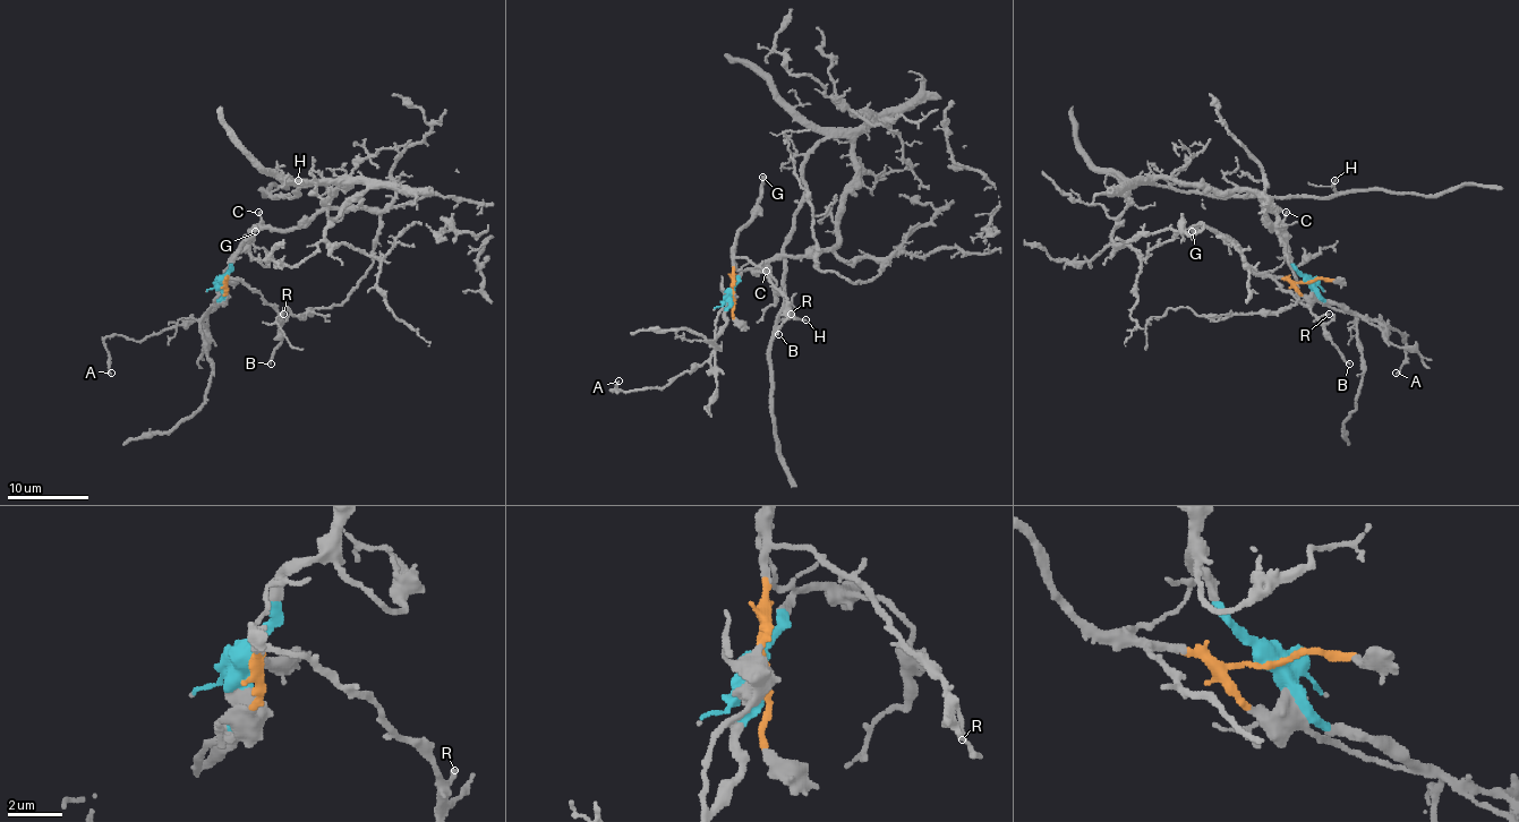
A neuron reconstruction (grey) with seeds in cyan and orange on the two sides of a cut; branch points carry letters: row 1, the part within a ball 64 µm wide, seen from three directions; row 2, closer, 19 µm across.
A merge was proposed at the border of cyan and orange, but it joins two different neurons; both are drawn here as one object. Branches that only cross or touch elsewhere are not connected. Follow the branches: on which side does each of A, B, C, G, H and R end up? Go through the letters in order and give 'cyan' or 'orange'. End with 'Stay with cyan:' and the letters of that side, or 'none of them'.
A: cyan
B: orange
C: cyan
G: orange
H: cyan
R: orange
Stay with cyan: A, C, H

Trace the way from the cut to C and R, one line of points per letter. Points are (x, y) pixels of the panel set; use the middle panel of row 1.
C: (731, 291), (745, 270), (766, 271)
R: (733, 291), (733, 259), (747, 257), (787, 299), (792, 314)

